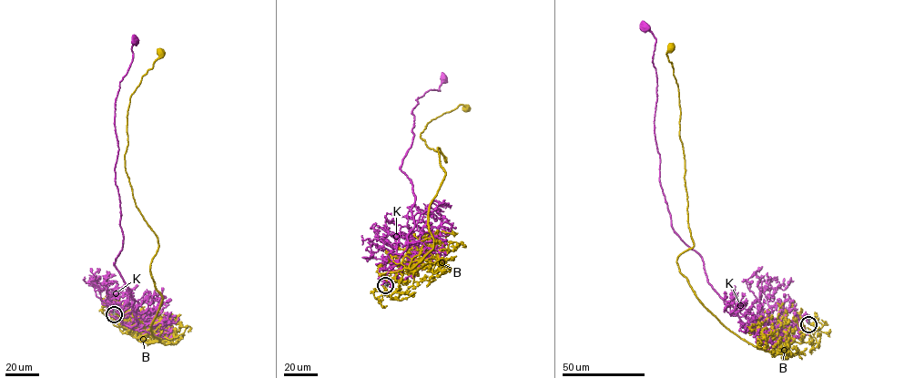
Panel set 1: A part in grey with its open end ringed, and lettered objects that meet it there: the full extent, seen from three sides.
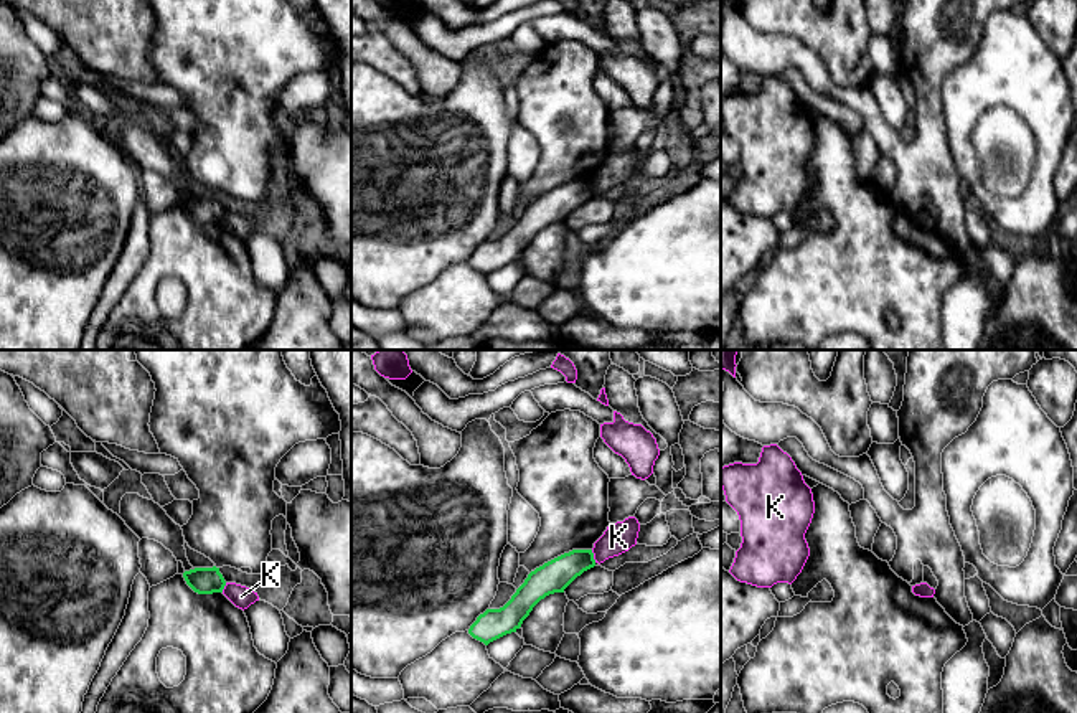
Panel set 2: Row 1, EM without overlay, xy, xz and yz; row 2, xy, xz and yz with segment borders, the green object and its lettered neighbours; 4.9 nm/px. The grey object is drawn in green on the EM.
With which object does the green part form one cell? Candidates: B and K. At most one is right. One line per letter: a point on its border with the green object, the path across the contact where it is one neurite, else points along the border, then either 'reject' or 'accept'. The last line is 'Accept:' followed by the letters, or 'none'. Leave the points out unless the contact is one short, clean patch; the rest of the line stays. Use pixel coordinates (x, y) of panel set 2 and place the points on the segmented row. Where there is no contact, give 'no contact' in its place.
B: no contact; reject
K: meets green in xz at (592, 557); border along xz (591, 550), (596, 561); reject
Accept: none

